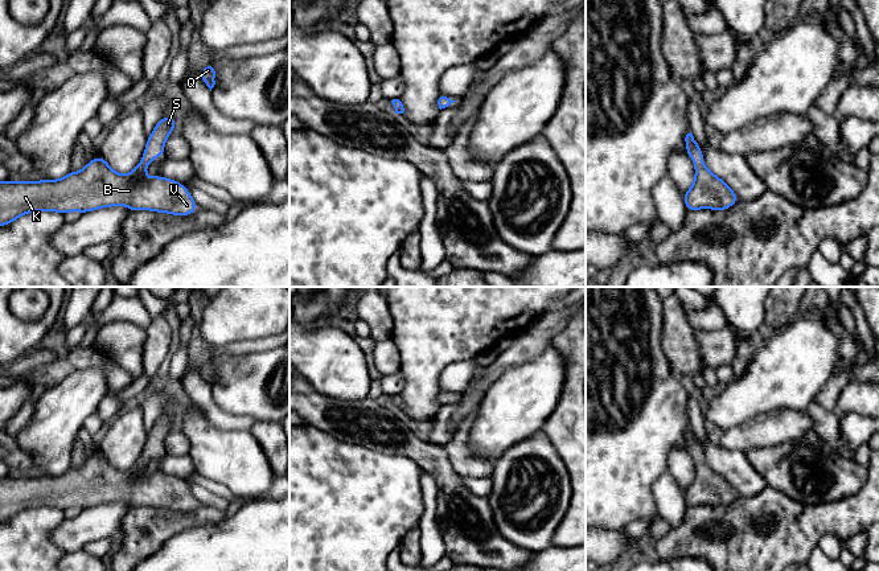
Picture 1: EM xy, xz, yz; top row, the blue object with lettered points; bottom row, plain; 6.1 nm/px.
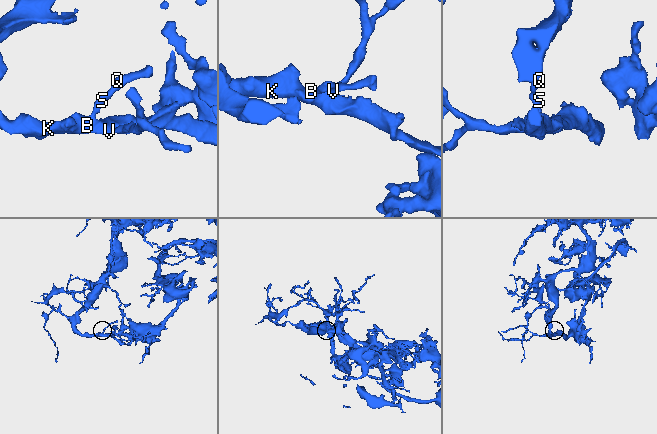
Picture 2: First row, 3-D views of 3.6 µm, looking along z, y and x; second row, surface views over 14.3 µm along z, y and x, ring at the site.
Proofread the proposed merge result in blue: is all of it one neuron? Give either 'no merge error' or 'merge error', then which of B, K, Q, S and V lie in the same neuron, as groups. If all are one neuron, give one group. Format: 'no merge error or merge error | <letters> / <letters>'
no merge error | B K Q S V

